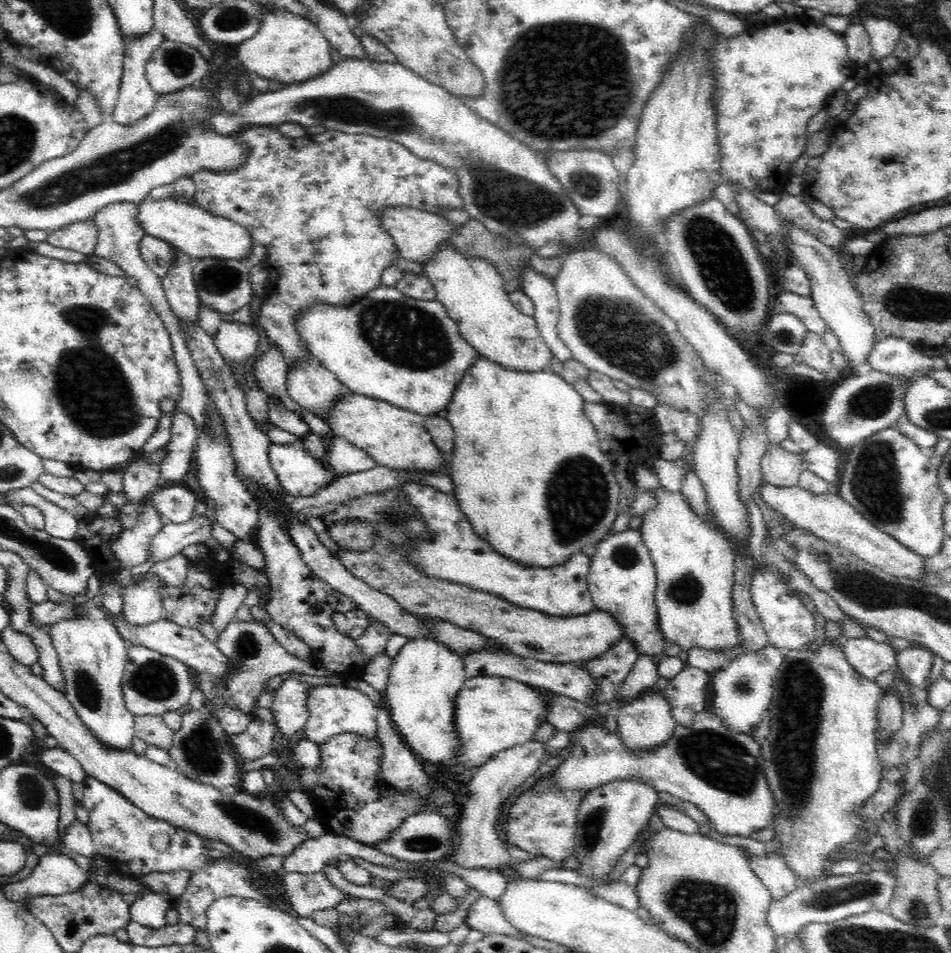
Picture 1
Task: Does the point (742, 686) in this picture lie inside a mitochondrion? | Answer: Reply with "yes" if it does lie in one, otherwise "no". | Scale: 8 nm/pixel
yes

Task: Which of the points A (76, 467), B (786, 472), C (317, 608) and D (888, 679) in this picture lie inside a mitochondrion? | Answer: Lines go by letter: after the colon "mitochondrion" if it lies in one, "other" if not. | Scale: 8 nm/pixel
A: other
B: other
C: other
D: other

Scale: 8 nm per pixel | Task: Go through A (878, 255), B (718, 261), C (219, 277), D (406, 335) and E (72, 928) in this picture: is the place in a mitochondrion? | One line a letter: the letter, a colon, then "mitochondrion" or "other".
A: other
B: mitochondrion
C: mitochondrion
D: mitochondrion
E: other

